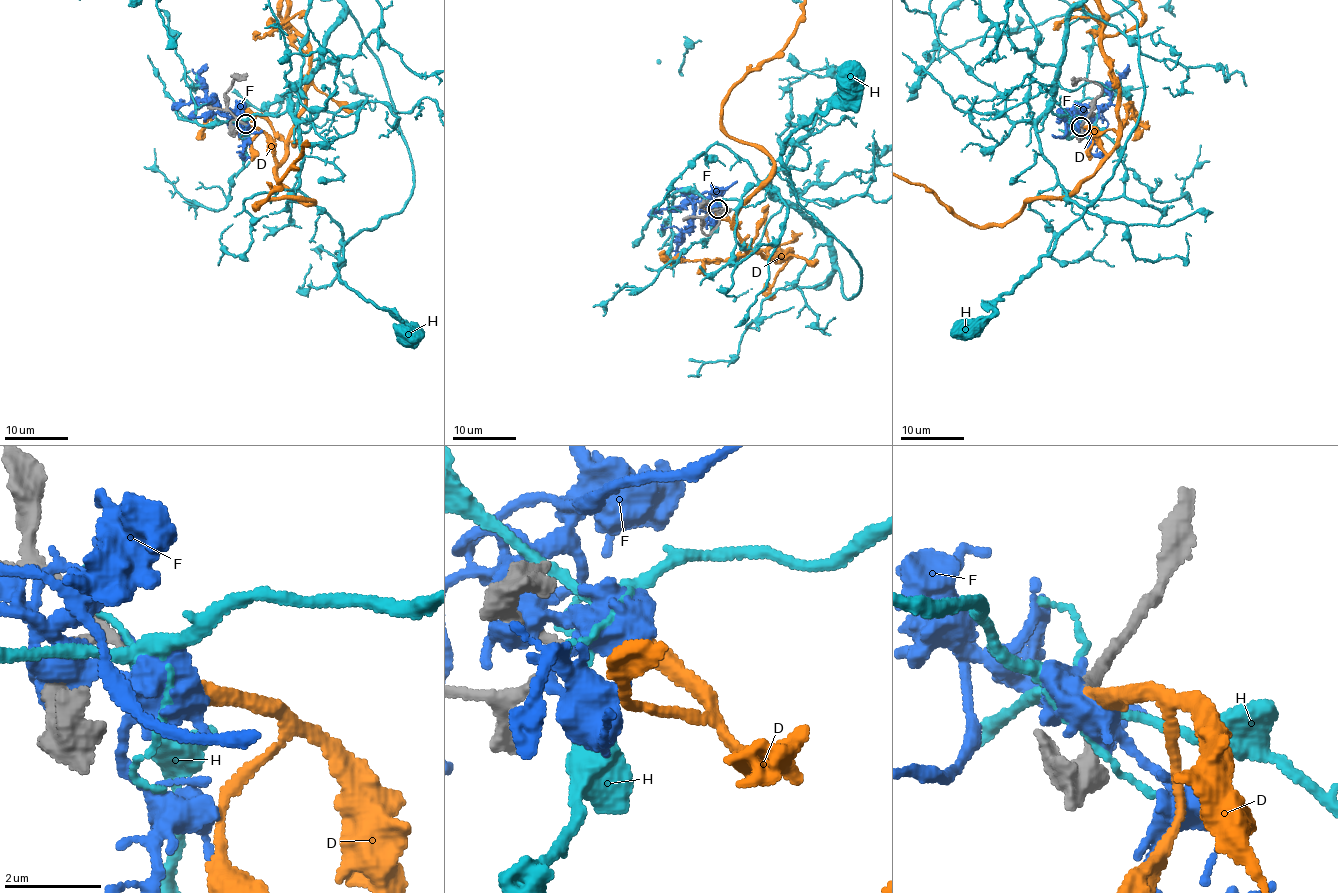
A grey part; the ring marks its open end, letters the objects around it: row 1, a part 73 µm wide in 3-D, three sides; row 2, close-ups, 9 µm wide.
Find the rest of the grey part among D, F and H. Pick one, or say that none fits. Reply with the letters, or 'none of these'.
D

